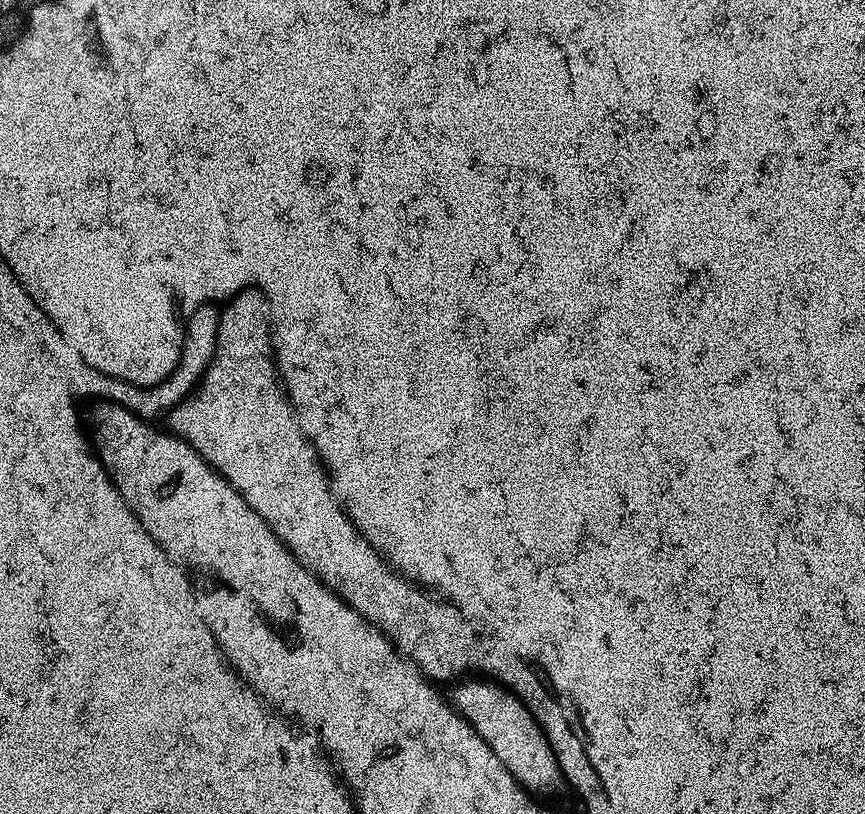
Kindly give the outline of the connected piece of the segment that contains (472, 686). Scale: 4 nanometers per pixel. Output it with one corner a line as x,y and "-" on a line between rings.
471,677
459,681
453,688
453,707
464,720
470,722
472,729
498,754
498,762
510,770
512,777
532,794
548,792
557,783
561,783
560,767
554,758
554,750
550,750
550,742
546,742
546,734
542,734
542,726
534,722
534,714
526,710
526,706
515,694
502,684
488,678

